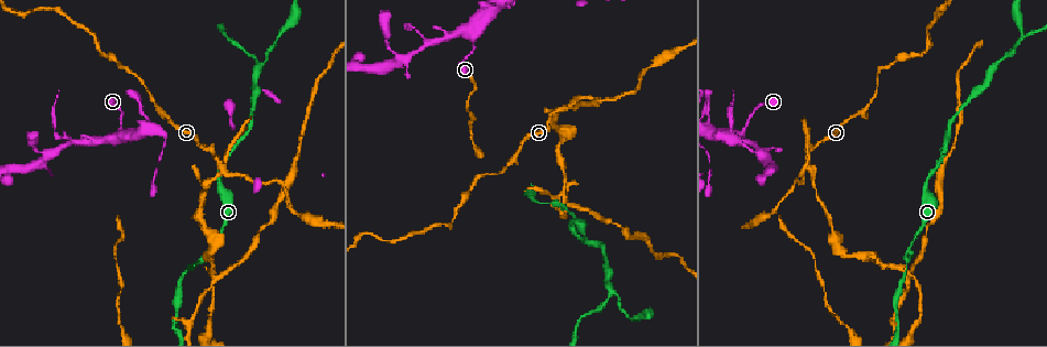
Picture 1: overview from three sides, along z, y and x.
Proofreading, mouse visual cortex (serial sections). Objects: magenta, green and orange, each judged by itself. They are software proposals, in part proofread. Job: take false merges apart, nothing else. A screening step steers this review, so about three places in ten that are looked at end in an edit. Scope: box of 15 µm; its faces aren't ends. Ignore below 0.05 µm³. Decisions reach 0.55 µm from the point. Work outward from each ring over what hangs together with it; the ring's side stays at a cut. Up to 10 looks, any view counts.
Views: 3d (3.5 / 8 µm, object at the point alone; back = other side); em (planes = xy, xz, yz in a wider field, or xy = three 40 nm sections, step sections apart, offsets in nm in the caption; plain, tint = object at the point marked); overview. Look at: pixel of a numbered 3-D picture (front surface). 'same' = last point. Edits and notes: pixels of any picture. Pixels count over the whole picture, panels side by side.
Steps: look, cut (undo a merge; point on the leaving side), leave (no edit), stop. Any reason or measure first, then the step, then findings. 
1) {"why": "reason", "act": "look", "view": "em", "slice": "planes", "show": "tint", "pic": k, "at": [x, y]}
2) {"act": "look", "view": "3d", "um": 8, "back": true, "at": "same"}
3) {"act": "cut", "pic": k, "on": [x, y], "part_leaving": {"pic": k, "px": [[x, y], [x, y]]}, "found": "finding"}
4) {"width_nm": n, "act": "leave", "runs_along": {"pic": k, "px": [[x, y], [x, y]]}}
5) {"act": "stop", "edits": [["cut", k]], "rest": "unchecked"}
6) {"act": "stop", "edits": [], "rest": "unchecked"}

{"why": "three-way junction", "act": "look", "view": "3d", "um": 8, "pic": 1, "at": [614, 293]}

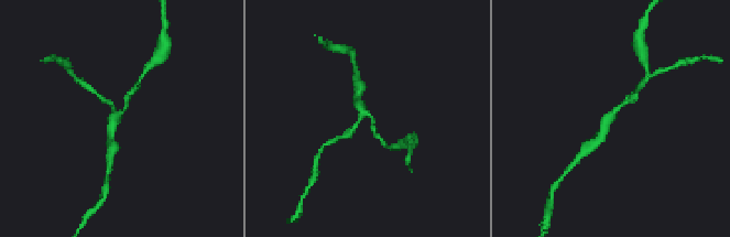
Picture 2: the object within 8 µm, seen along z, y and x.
{"act": "look", "view": "3d", "um": 3.5, "pic": 2, "at": [362, 111]}

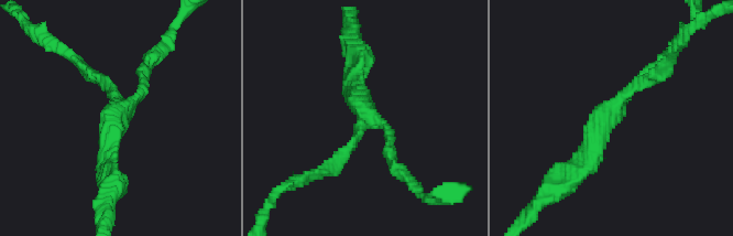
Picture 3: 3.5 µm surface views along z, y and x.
{"arms": 3, "arm_widths_nm": [150, 150, 250], "act": "look", "view": "em", "slice": "xy", "step": 2, "show": "tint", "pic": 3, "at": [612, 105]}

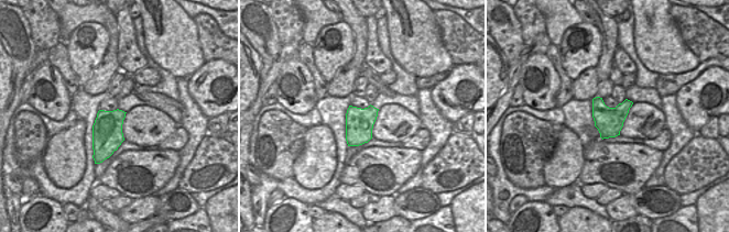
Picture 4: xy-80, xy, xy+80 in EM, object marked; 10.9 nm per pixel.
{"act": "cut", "pic": 3, "on": [347, 151], "part_leaving": {"pic": 3, "px": [[362, 121], [331, 170], [301, 181]]}, "found": "a second cell is stuck on"}

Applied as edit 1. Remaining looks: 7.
{"why": "sharp bend", "act": "look", "view": "3d", "um": 8, "pic": 1, "at": [807, 168]}

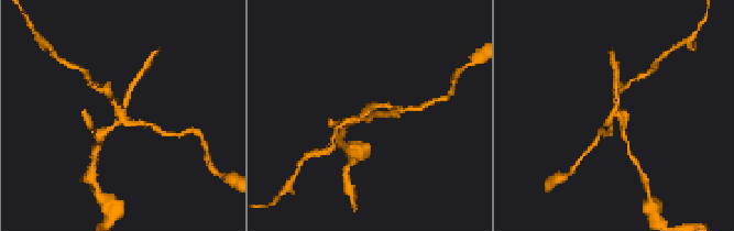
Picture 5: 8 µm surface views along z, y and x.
{"act": "look", "view": "3d", "um": 3.5, "back": true, "pic": 5, "at": [369, 113]}

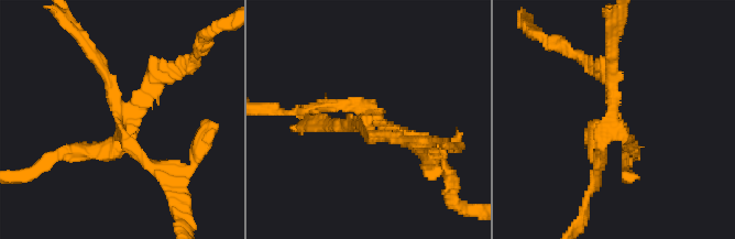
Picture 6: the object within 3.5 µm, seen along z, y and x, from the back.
{"act": "look", "view": "em", "slice": "planes", "show": "tint", "pic": 6, "at": [371, 121]}

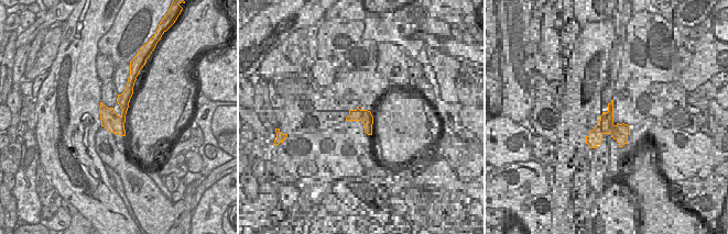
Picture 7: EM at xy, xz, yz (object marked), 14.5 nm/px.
{"act": "cut", "pic": 6, "on": [146, 163], "found": "a second cell is stuck on"}

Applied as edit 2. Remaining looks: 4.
{"act": "look", "view": "overview"}

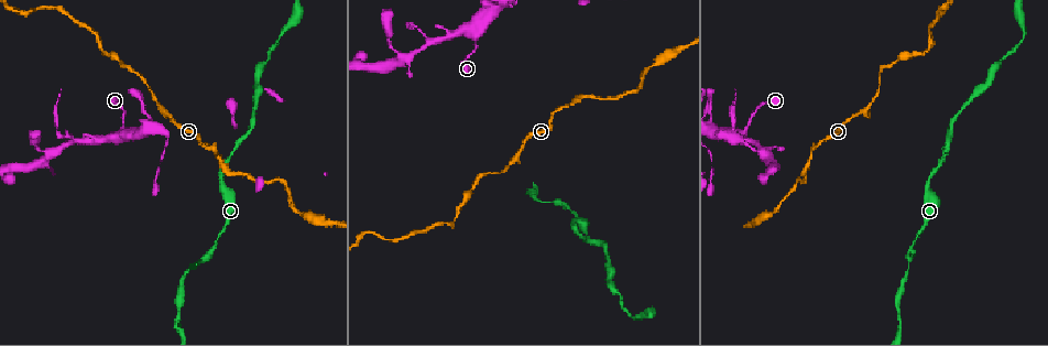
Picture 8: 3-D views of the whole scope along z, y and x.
{"act": "look", "view": "3d", "um": 8, "pic": 8, "at": [747, 138]}

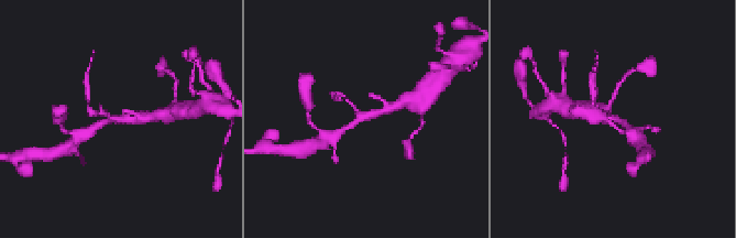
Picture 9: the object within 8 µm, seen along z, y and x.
{"act": "look", "view": "3d", "um": 3.5, "pic": 9, "at": [615, 118]}

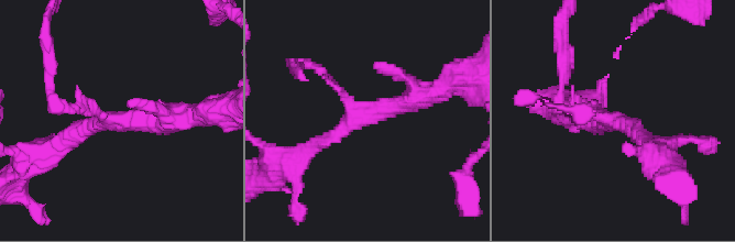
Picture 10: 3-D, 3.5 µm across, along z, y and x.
{"arms": 3, "arm_widths_nm": [150, 250, 350], "why": "shape alone is not enough", "act": "look", "view": "em", "slice": "xy", "step": 5, "show": "tint", "pic": 10, "at": [109, 118]}

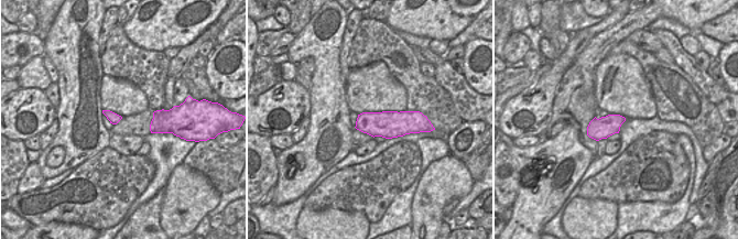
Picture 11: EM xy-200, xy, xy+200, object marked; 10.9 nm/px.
{"width_nm": 300, "act": "leave", "runs_along": {"pic": 10, "px": [[425, 94], [357, 117], [303, 156]]}, "found": "continuous, no second cell"}

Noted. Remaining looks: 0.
{"act": "stop", "edits": [["cut", 3], ["cut", 6]], "rest": "unchecked"}

